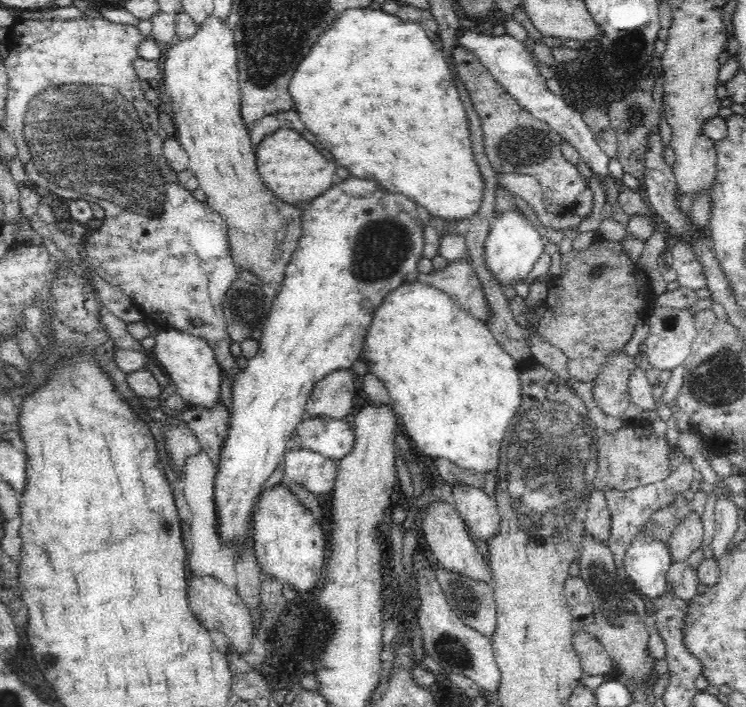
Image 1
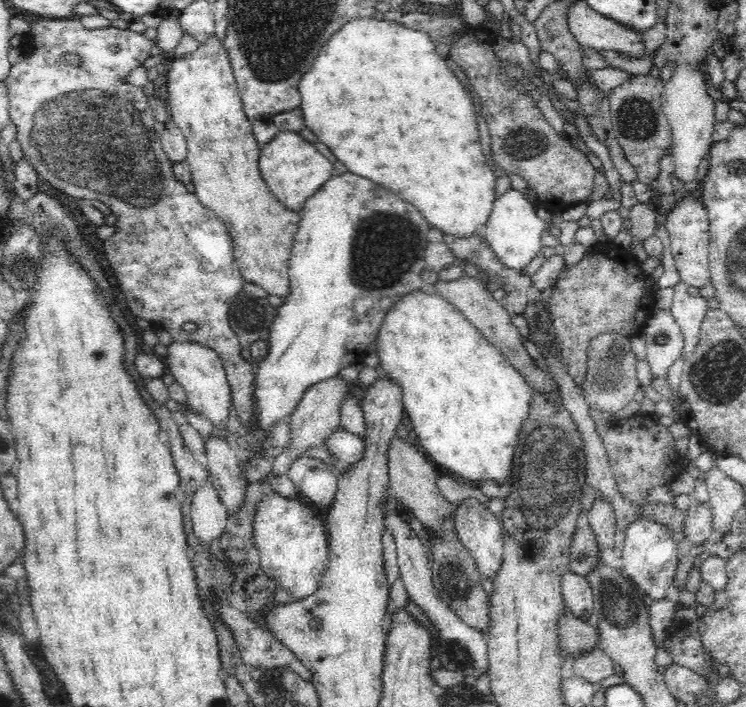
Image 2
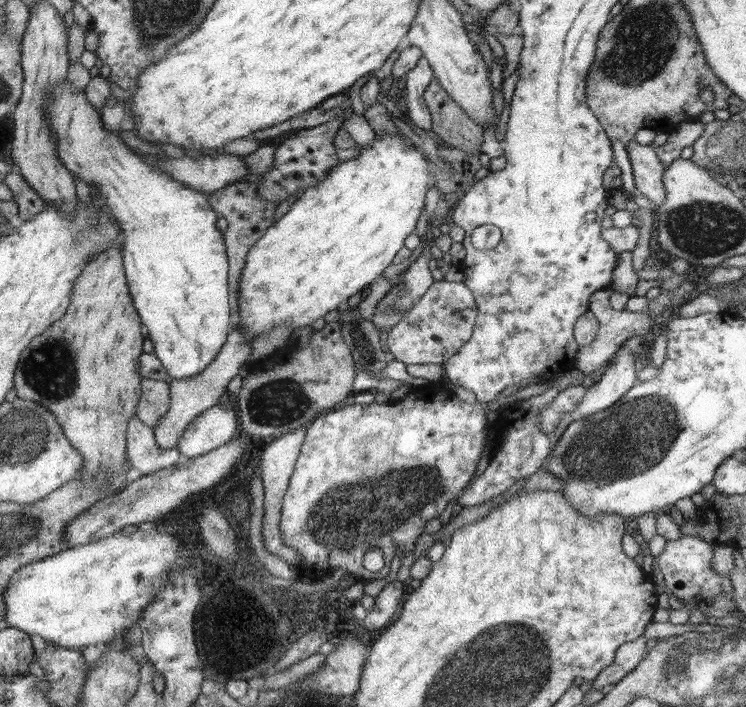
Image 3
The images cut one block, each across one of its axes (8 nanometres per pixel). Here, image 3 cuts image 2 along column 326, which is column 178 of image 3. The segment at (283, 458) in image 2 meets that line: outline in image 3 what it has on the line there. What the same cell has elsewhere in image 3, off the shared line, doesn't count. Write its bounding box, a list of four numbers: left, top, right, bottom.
[152,327,251,450]

